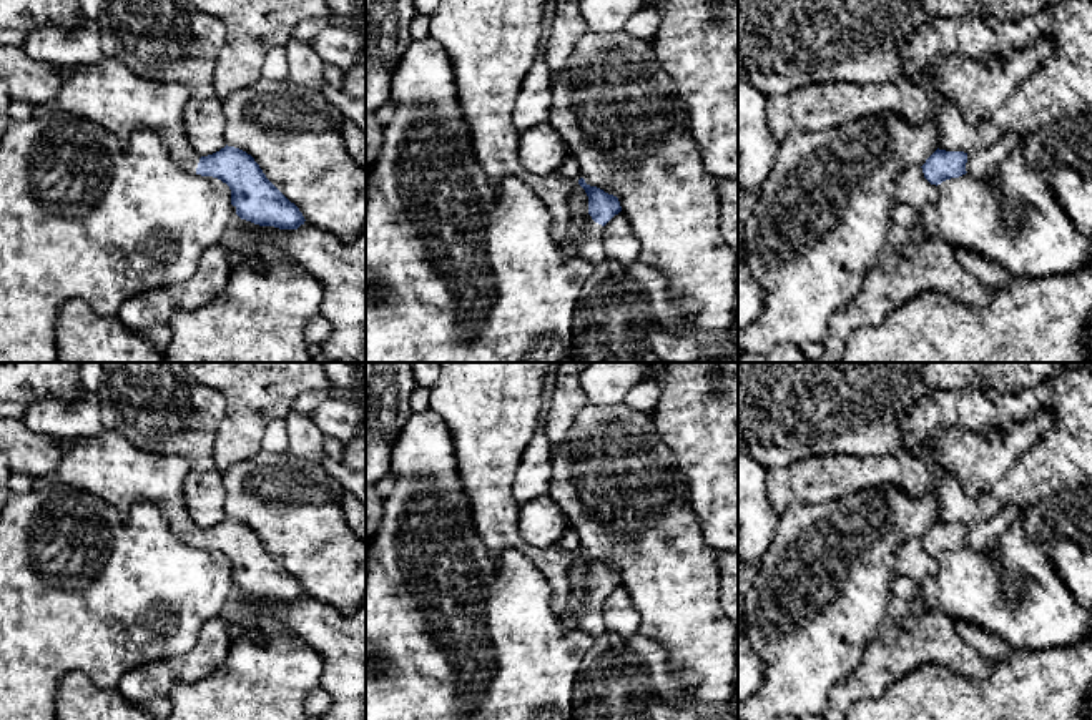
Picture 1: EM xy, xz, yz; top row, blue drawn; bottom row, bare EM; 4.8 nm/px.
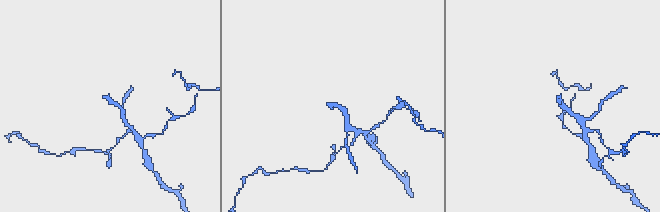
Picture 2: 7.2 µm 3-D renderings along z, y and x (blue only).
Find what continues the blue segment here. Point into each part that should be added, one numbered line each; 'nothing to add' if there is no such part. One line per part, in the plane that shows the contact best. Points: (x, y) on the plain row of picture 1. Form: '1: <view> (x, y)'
1: yz (981, 534)

